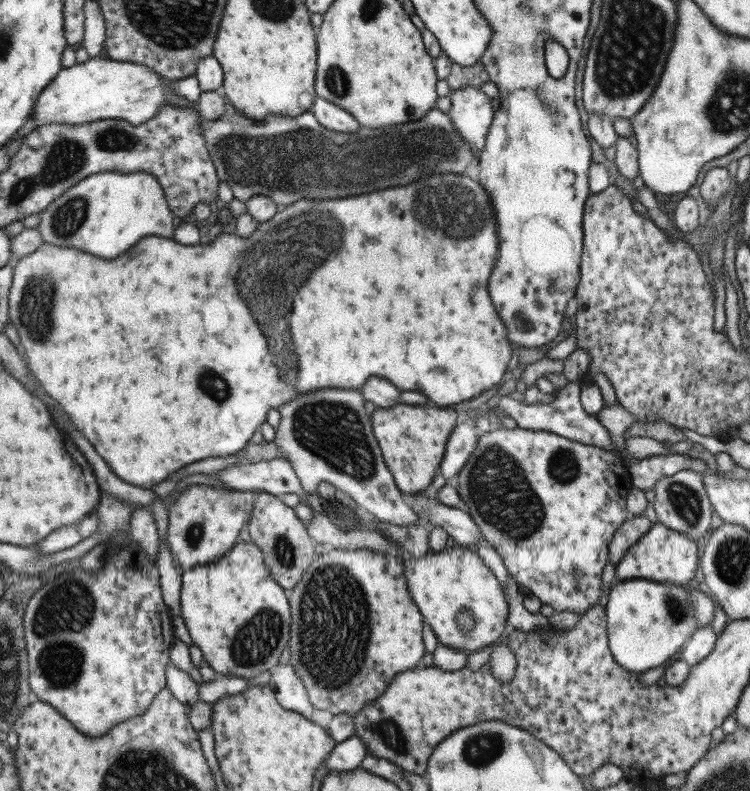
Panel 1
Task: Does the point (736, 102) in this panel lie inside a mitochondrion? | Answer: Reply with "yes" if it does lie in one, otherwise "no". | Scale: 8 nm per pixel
yes

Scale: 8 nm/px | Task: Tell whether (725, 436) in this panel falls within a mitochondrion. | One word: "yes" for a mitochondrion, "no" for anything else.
no

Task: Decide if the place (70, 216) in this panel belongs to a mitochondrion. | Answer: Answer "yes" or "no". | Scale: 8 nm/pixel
yes

